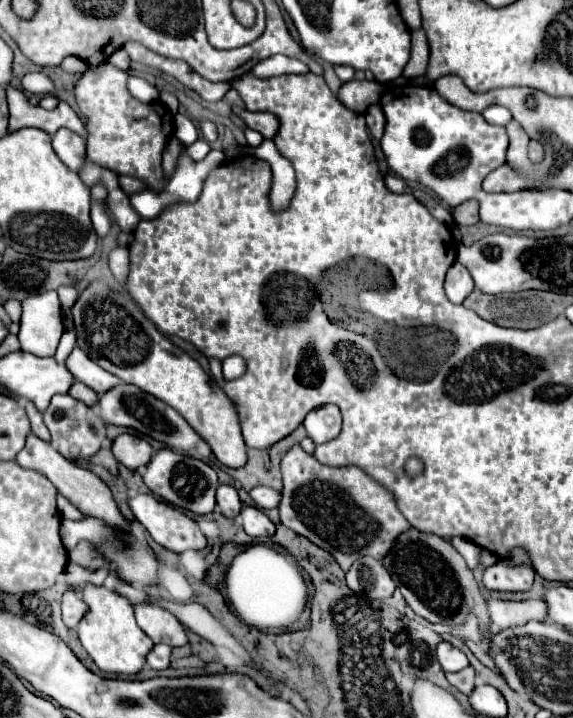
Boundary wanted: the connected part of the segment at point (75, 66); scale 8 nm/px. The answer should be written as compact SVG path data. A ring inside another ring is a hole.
M65 57L61 61L61 69L67 73L83 73L83 71L87 71L87 63L83 63L81 59L75 59L75 57Z

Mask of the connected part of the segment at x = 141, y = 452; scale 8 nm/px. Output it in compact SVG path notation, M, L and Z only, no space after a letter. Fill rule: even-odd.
M123 433L113 441L111 453L121 465L125 465L131 471L137 471L149 463L153 449L145 439L131 433Z

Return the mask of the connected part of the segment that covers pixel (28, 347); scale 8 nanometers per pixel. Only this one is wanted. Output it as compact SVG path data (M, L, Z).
M43 291L23 299L21 315L21 351L37 357L53 357L63 335L61 303L55 291Z

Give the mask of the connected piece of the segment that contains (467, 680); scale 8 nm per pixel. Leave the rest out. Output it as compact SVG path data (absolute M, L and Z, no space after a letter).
M465 667L465 669L457 671L457 673L445 673L445 677L455 689L459 689L465 695L469 695L473 691L473 687L475 687L475 671L473 671L473 667Z

